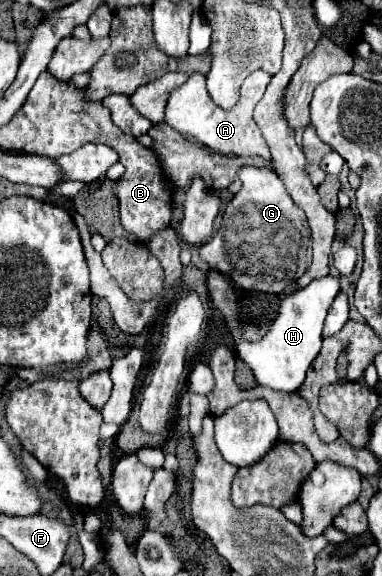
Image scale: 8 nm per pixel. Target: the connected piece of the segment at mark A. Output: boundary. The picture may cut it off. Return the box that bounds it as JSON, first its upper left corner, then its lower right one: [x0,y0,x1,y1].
[166,70,272,158]

